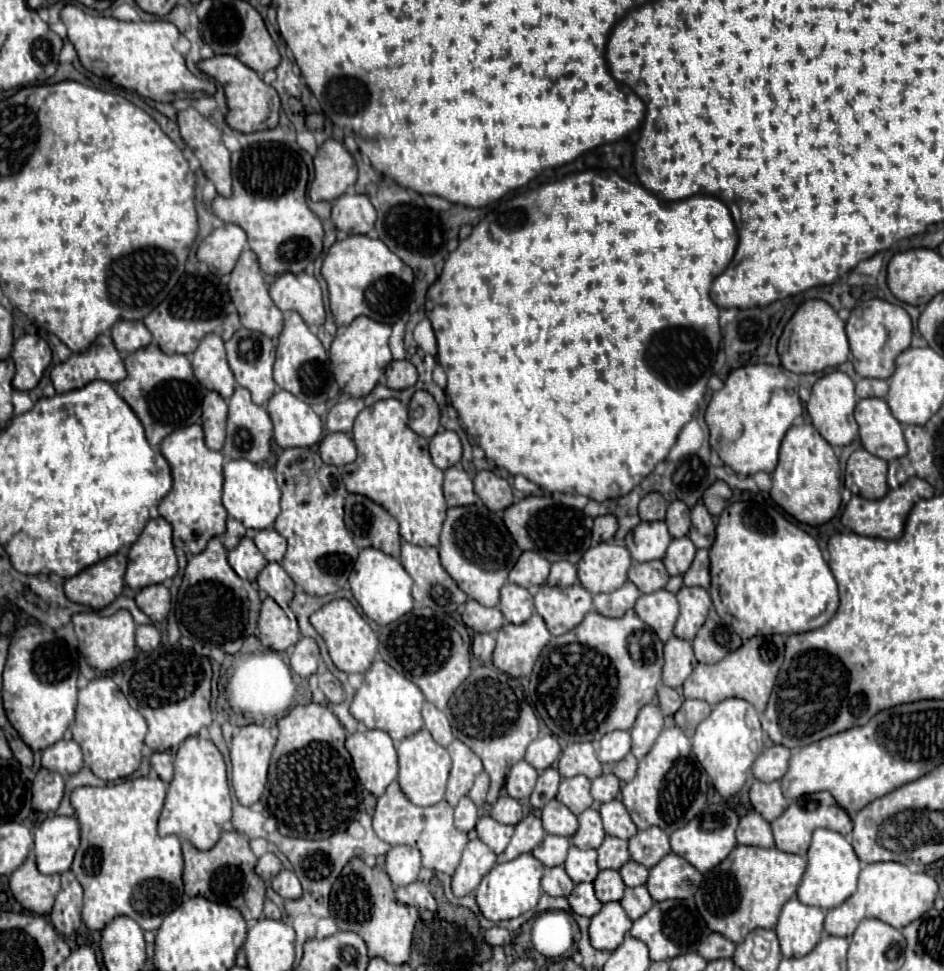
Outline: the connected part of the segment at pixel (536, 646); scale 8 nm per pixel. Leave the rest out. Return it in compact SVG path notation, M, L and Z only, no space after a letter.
M532 614L528 622L518 626L504 624L496 632L494 666L514 678L530 676L534 662L548 640L550 632L544 620L540 620L540 614Z

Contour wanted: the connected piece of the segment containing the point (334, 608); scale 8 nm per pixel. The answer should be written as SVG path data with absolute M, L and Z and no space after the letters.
M336 598L336 600L328 602L324 608L320 608L318 612L314 612L310 622L316 628L316 632L324 638L330 658L338 670L348 672L348 674L352 674L352 672L364 674L370 668L376 648L378 648L378 634L358 614L358 610L352 606L352 602L348 602L344 598Z

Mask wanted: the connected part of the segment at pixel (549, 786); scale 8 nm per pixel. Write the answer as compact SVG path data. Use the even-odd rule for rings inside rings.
M546 768L540 776L538 782L534 786L534 792L530 796L530 804L534 808L542 808L544 804L548 804L556 792L558 792L558 784L560 784L560 774L556 768Z

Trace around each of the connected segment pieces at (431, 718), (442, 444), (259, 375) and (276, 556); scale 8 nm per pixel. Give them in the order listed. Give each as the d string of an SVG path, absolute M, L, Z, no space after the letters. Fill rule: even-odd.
M426 702L424 708L422 708L422 718L424 718L424 726L430 730L432 738L440 746L448 746L454 740L450 722L448 722L448 718L446 718L446 714L442 710L438 710L436 706L432 706L430 702Z
M444 430L444 432L438 432L436 436L432 436L430 438L430 454L432 454L434 464L442 470L458 464L462 458L462 444L460 444L458 434Z
M238 330L228 342L226 342L226 354L228 354L228 364L234 372L234 378L240 386L248 388L252 392L252 400L258 404L258 406L264 406L268 404L268 398L272 394L276 394L278 390L282 390L276 382L274 382L274 367L272 378L272 364L274 364L274 354L276 354L276 346L274 346L274 340L260 334L260 332L252 332L252 330Z
M274 528L260 530L254 536L254 544L258 546L258 550L264 554L268 562L280 562L286 554L286 540Z

